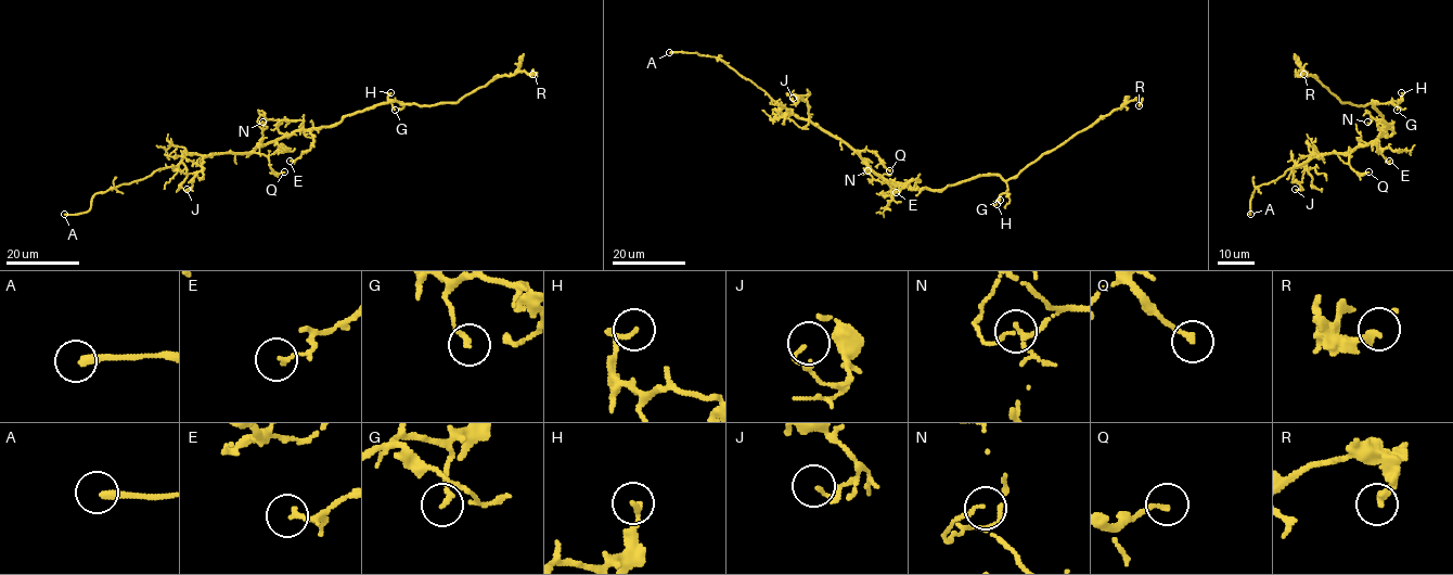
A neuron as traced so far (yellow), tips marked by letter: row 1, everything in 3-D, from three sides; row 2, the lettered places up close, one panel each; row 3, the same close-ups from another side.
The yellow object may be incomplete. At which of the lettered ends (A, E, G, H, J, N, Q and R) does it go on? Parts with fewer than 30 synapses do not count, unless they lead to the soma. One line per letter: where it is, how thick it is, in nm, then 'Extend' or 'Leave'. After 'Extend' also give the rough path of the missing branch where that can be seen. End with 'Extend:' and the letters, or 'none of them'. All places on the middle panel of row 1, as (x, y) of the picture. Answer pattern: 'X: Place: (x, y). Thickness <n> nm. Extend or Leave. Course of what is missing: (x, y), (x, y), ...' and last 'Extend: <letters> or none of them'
A: Place: (669, 52). Thickness 280 nm. Extend. Course of what is missing: (669, 52), (641, 86)
E: Place: (896, 192). Thickness 110 nm. Leave
G: Place: (1000, 200). Thickness 180 nm. Leave
H: Place: (997, 204). Thickness 180 nm. Leave
J: Place: (793, 98). Thickness 120 nm. Leave
N: Place: (868, 170). Thickness 110 nm. Leave
Q: Place: (889, 170). Thickness 170 nm. Leave
R: Place: (1139, 105). Thickness 280 nm. Leave
Extend: A

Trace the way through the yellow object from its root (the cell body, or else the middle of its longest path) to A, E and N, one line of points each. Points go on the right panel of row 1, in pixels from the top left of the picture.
A: (1383, 133), (1350, 152), (1311, 154), (1302, 166), (1289, 168), (1277, 179), (1257, 187), (1250, 200), (1250, 214)
E: (1383, 133), (1377, 139), (1376, 150), (1389, 161)
N: (1383, 133), (1381, 120), (1371, 115), (1371, 122), (1367, 122)

